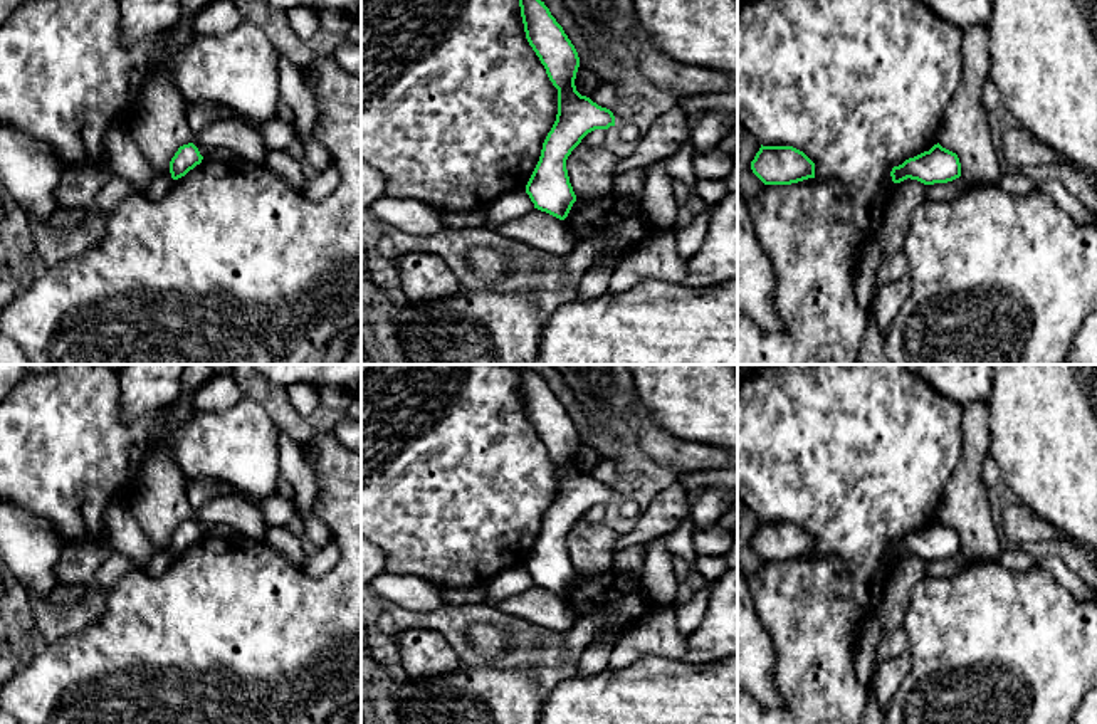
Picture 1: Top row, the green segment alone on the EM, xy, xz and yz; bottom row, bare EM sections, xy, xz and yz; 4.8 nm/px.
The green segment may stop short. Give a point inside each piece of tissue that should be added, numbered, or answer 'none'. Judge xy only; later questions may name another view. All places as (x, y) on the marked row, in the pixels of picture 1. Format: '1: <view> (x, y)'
none

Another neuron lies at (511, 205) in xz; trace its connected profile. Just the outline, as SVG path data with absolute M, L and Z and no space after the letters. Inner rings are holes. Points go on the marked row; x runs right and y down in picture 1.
M514 190L504 193L499 200L492 202L486 210L482 228L496 230L499 225L519 218L534 210L526 190Z

